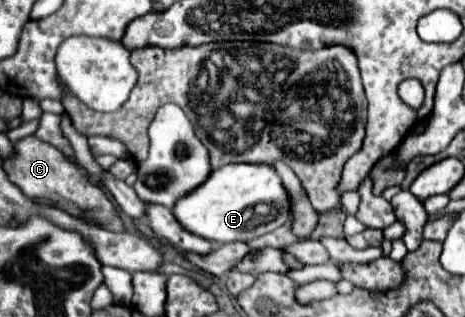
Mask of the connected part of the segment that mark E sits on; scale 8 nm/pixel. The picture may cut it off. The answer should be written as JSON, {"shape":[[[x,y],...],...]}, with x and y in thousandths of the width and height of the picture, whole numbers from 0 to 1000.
{"shape":[[[492,514],[462,533],[441,577],[419,590],[419,603],[381,628],[372,678],[398,729],[445,760],[462,760],[471,773],[540,760],[622,697],[622,621],[587,521]]]}

